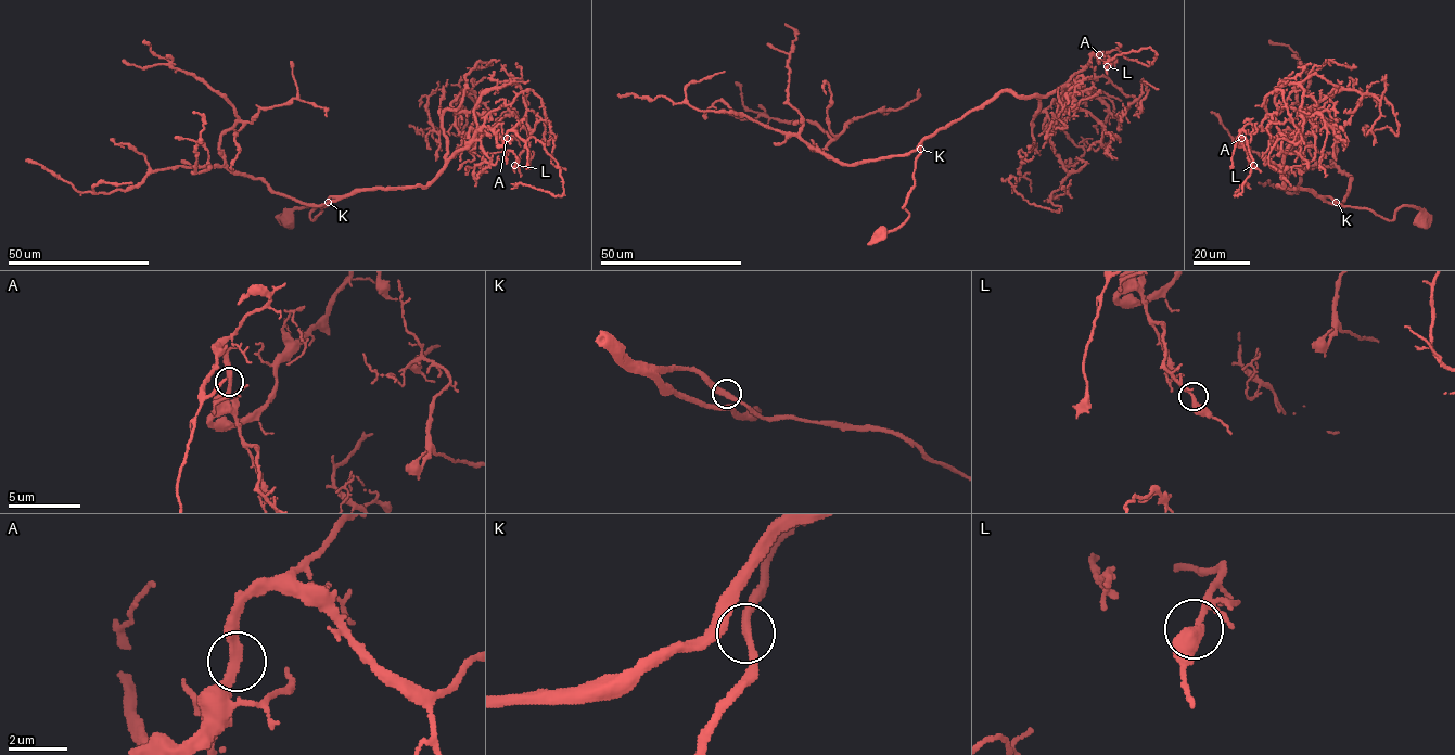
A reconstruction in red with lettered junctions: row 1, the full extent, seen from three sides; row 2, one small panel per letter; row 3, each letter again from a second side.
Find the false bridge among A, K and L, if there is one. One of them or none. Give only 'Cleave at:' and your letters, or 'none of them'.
Cleave at: none of them

